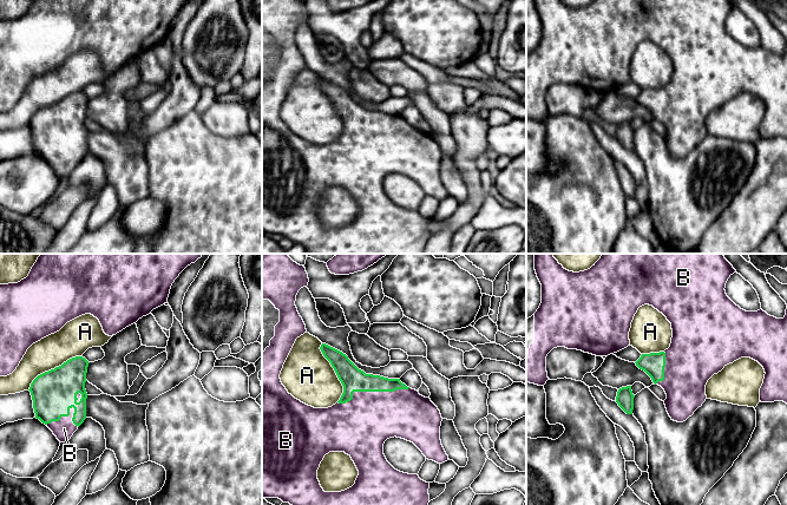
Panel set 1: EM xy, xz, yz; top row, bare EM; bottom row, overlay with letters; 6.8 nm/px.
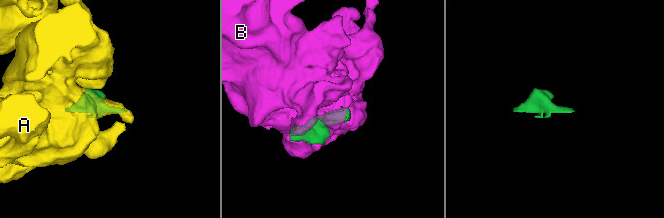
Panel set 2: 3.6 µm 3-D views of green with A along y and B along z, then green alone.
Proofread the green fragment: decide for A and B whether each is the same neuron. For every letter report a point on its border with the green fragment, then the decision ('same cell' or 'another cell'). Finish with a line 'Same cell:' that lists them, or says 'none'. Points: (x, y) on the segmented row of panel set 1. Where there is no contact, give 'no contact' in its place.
A: xy (52, 369) | another cell
B: xz (371, 391) | same cell
Same cell: B

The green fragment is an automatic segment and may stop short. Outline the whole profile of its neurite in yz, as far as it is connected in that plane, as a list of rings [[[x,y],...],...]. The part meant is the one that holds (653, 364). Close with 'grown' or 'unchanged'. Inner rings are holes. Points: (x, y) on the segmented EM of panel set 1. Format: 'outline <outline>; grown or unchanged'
outline [[[534,254],[534,270],[537,277],[542,284],[542,303],[537,311],[529,319],[526,319],[526,382],[544,386],[547,378],[546,372],[546,356],[557,347],[565,347],[568,349],[577,349],[584,353],[589,353],[596,356],[608,356],[617,353],[628,346],[630,346],[629,332],[631,322],[638,308],[649,304],[662,313],[667,320],[671,323],[673,337],[668,349],[660,353],[642,354],[635,362],[636,366],[644,370],[652,380],[655,385],[661,386],[667,399],[664,405],[671,420],[677,422],[686,421],[694,412],[702,406],[706,401],[706,385],[708,380],[721,372],[727,365],[741,358],[750,358],[758,361],[765,369],[763,383],[760,388],[761,402],[783,401],[787,404],[787,309],[783,319],[776,319],[768,315],[762,309],[758,311],[746,311],[736,306],[726,294],[726,283],[728,278],[736,273],[733,265],[724,258],[722,254],[603,254],[601,258],[588,270],[573,273],[563,268],[562,264],[553,257],[552,254]]]; grown

